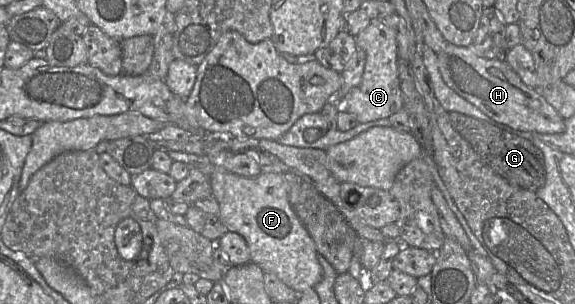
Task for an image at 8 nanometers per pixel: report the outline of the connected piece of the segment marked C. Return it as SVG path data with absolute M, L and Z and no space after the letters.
M372 19L370 24L356 37L356 45L365 52L365 66L361 83L344 96L340 103L342 109L353 114L359 123L388 119L403 108L403 94L398 75L398 44L393 28L381 19Z

